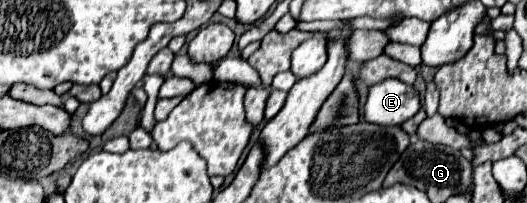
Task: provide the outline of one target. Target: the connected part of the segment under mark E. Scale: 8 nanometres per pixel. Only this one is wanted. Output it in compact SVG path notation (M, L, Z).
M388 78L370 86L364 106L364 120L378 126L400 126L420 110L420 96L414 86Z

